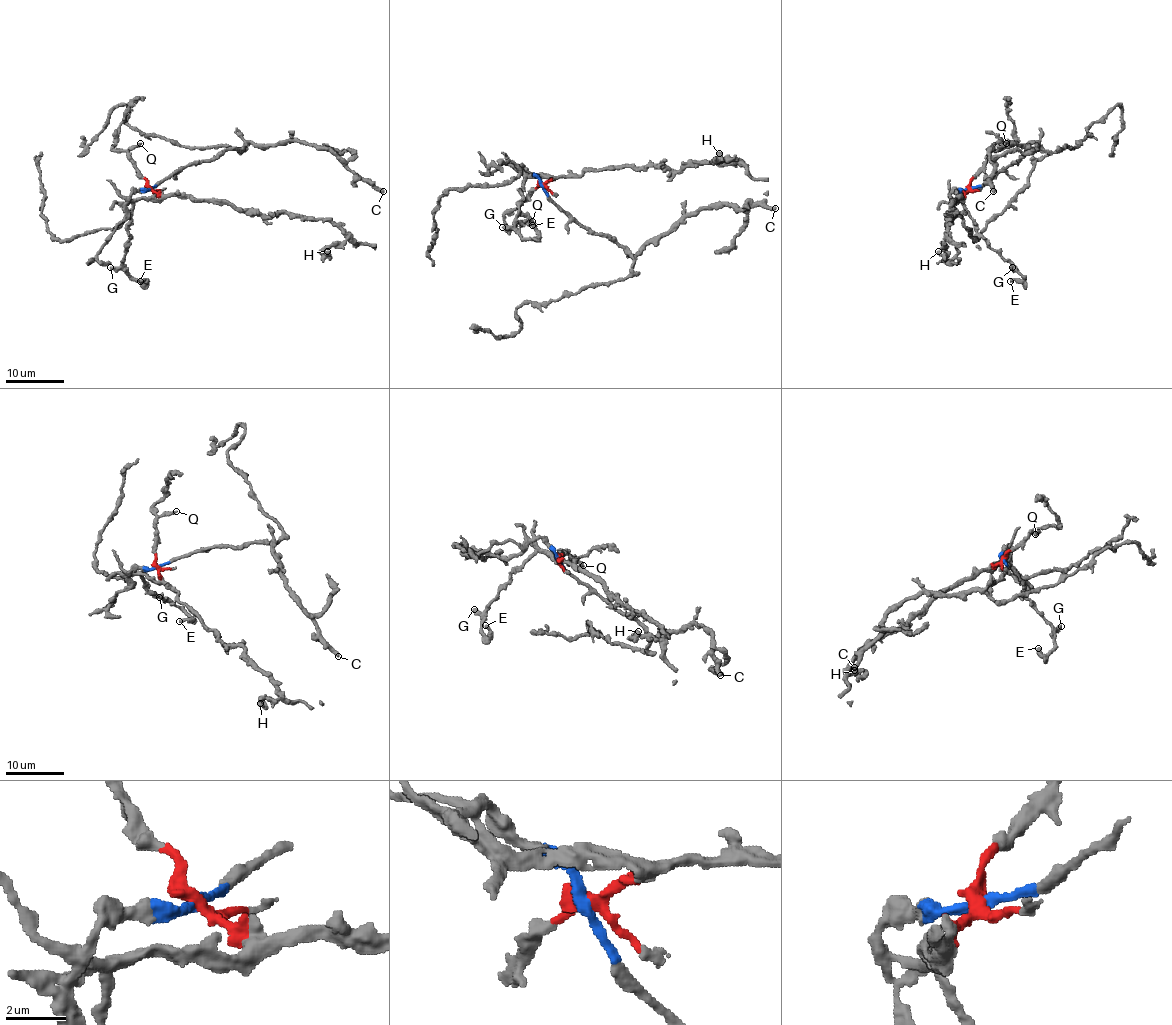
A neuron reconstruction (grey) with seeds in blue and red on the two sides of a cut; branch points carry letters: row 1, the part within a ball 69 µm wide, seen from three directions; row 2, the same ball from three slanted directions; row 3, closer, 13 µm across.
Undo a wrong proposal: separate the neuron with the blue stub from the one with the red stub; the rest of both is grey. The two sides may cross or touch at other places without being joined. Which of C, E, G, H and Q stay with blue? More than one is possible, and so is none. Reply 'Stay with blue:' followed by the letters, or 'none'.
Stay with blue: C

